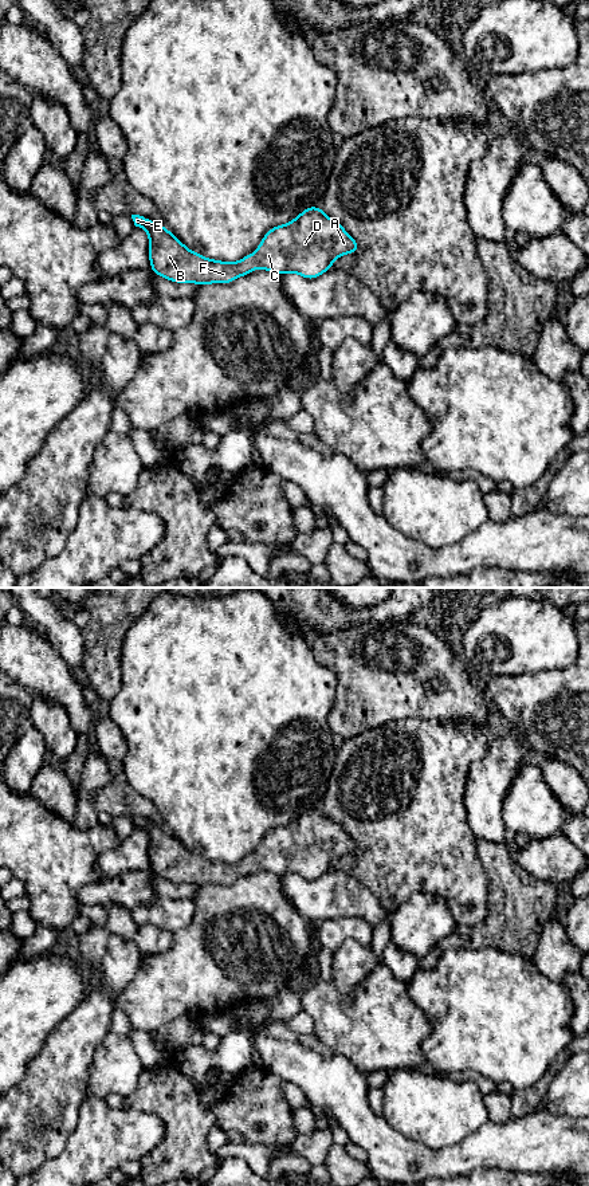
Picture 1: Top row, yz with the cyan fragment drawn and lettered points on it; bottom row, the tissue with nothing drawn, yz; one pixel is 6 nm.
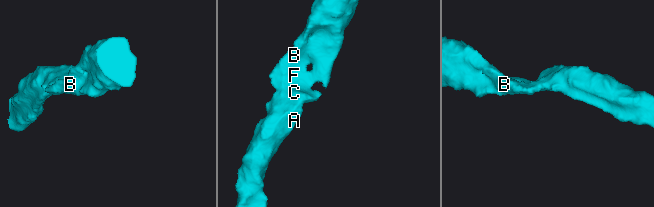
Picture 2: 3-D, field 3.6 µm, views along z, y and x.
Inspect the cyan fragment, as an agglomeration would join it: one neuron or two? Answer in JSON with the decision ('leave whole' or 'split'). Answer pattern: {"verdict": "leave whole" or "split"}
{"verdict": "leave whole"}

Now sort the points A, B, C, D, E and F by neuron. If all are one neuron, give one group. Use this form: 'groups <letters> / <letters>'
groups A B C D E F

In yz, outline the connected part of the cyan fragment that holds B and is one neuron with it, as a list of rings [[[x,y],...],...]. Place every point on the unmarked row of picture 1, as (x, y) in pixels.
[[[321,808],[306,809],[297,820],[284,826],[271,829],[262,840],[256,852],[236,864],[211,861],[188,851],[164,826],[140,816],[131,816],[136,828],[149,834],[150,869],[156,876],[170,880],[174,884],[192,883],[199,887],[207,884],[231,884],[242,876],[252,873],[256,868],[274,875],[295,873],[306,880],[314,880],[333,869],[333,861],[341,856],[357,853],[360,845],[341,828],[339,824],[327,818]]]

